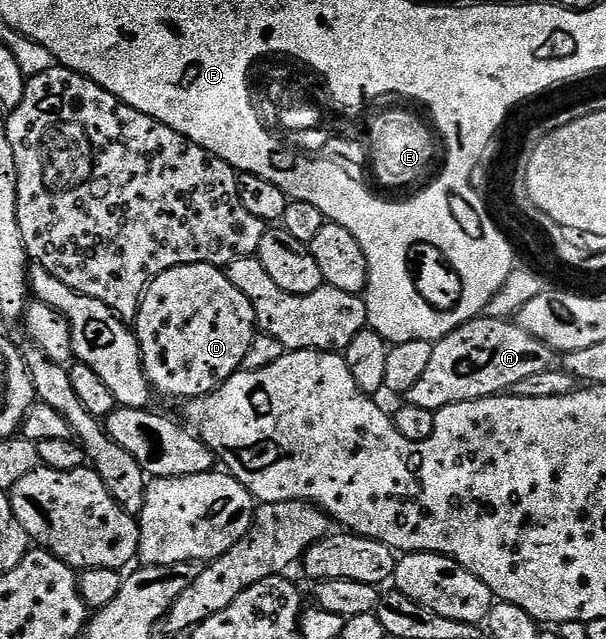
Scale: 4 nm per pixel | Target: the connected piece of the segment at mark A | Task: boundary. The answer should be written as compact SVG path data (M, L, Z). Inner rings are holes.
M477 317L454 329L454 333L446 338L436 340L430 366L415 383L414 389L408 391L406 399L421 409L438 412L446 405L503 395L533 373L549 371L554 366L552 358L552 348L526 333L519 322Z

